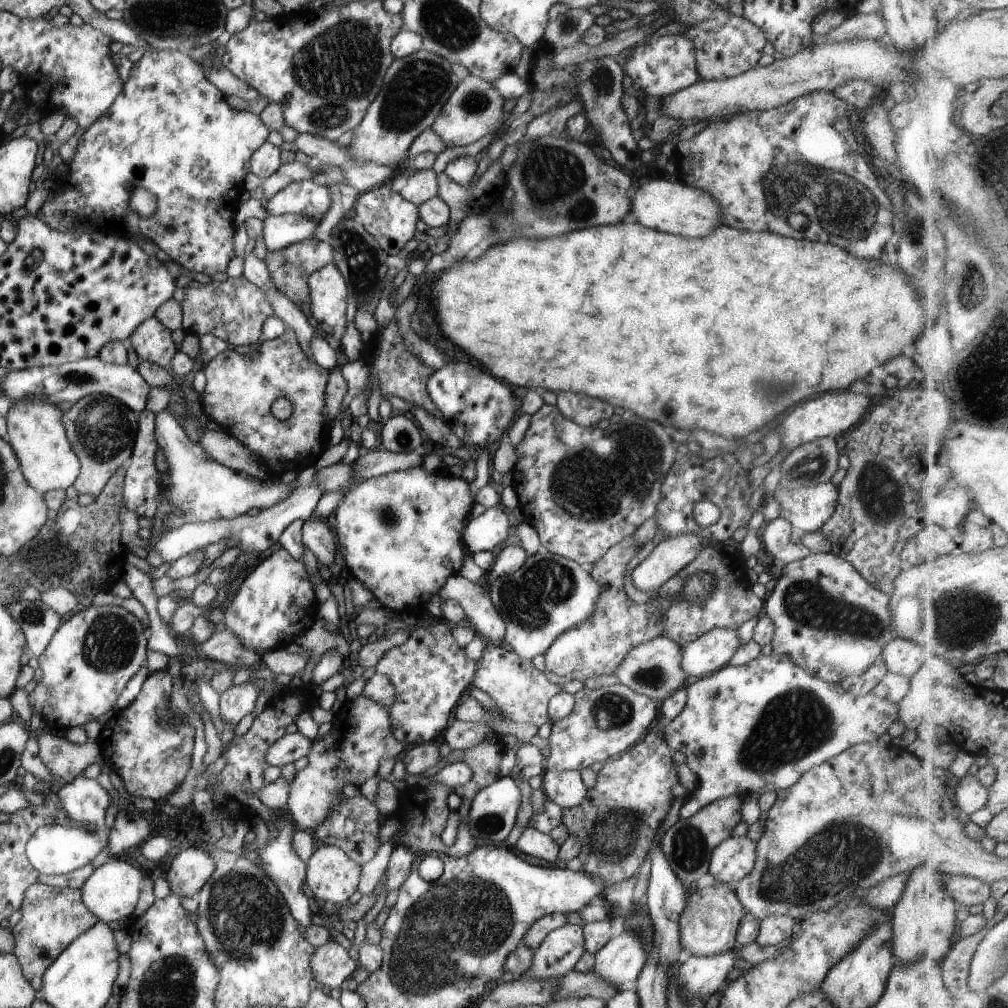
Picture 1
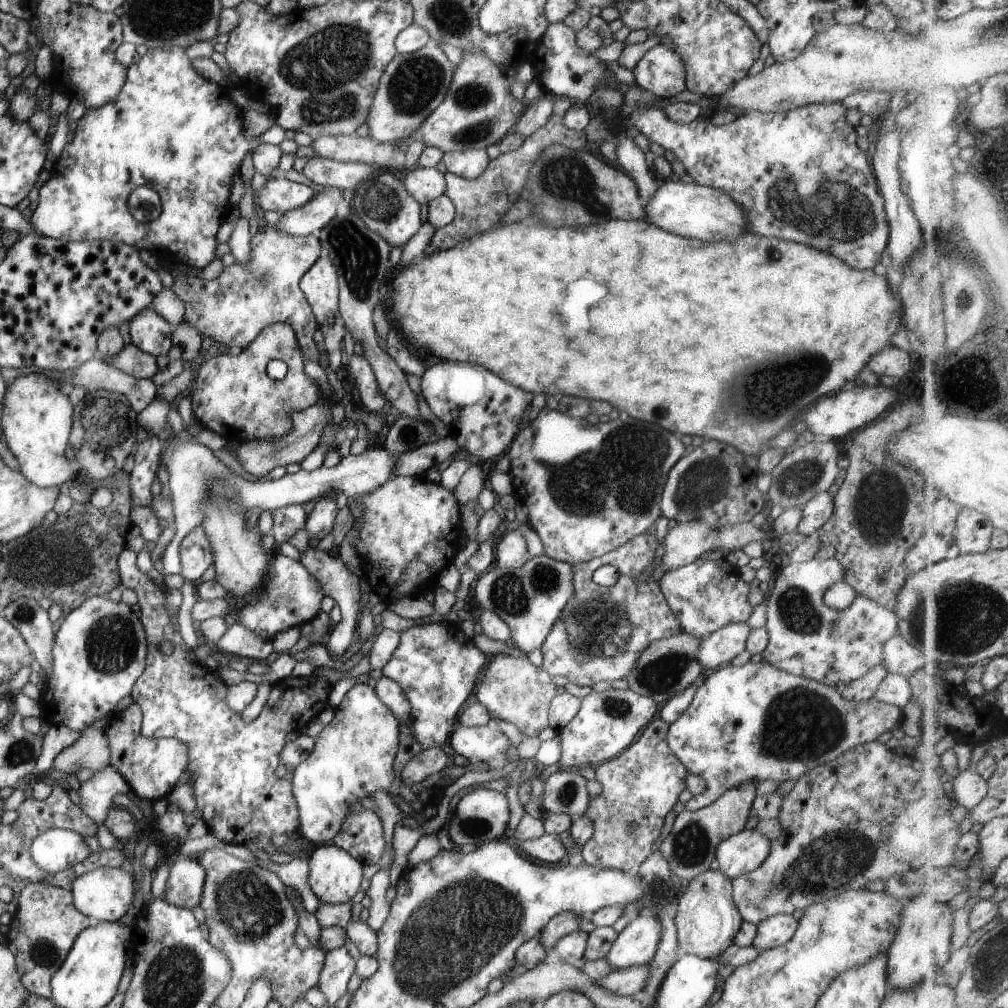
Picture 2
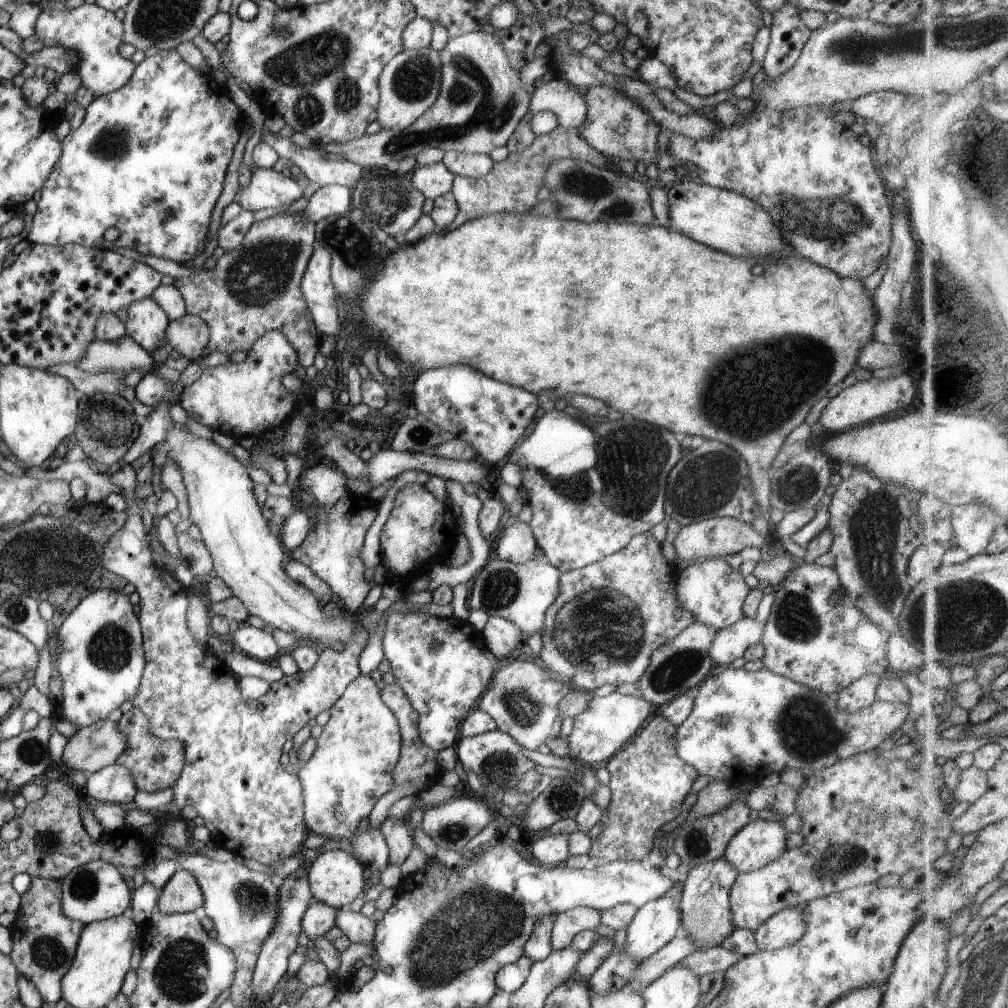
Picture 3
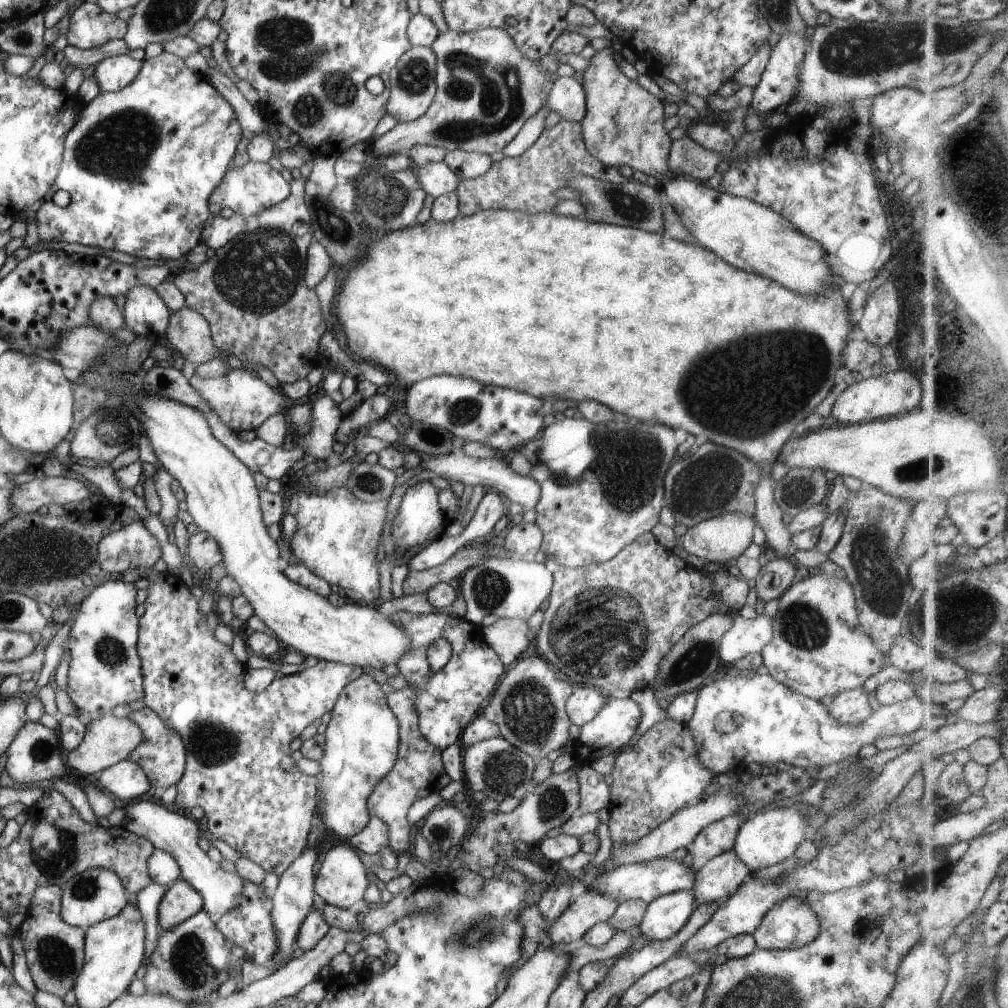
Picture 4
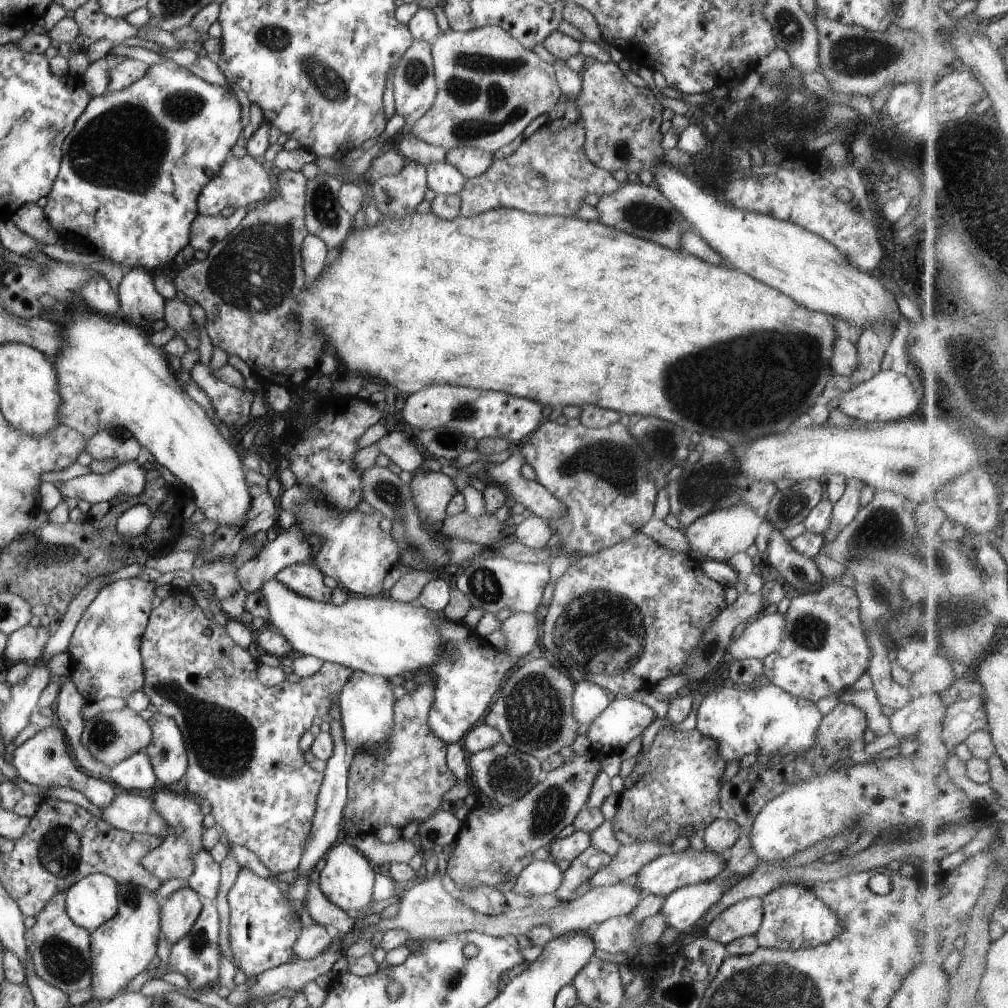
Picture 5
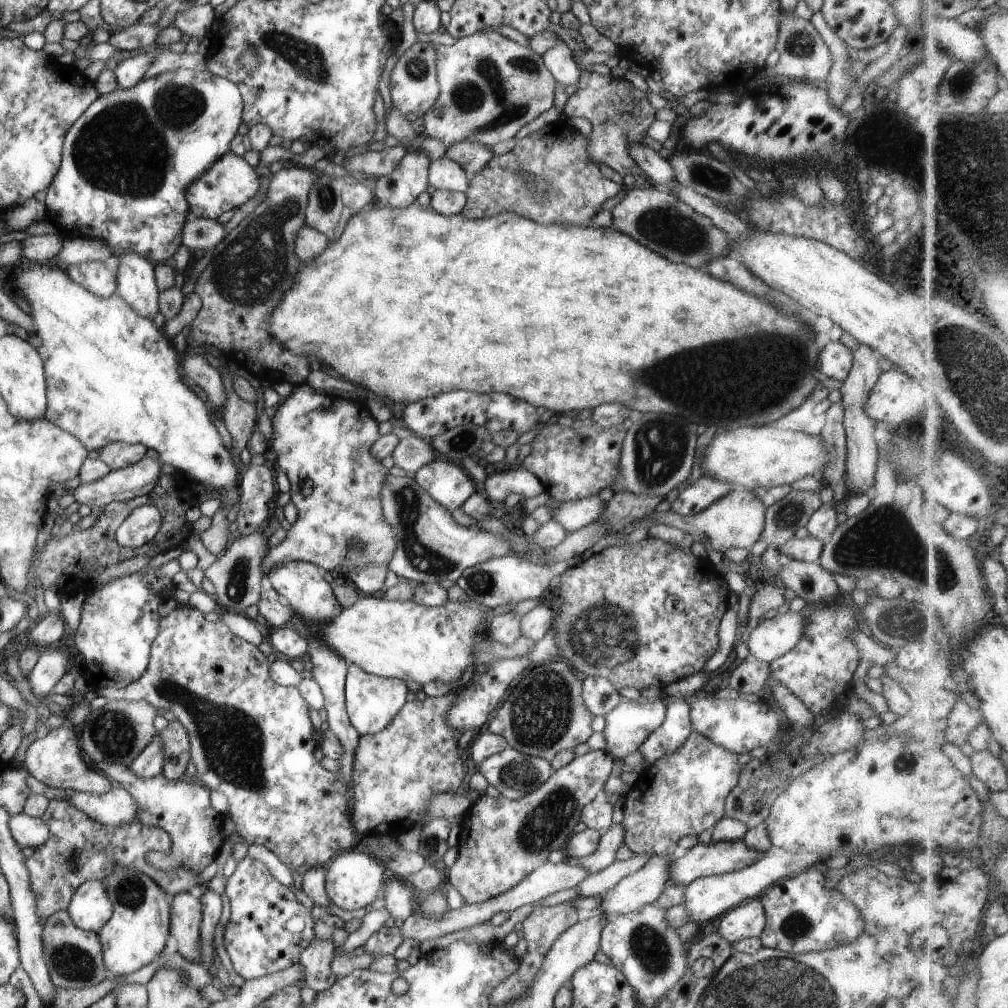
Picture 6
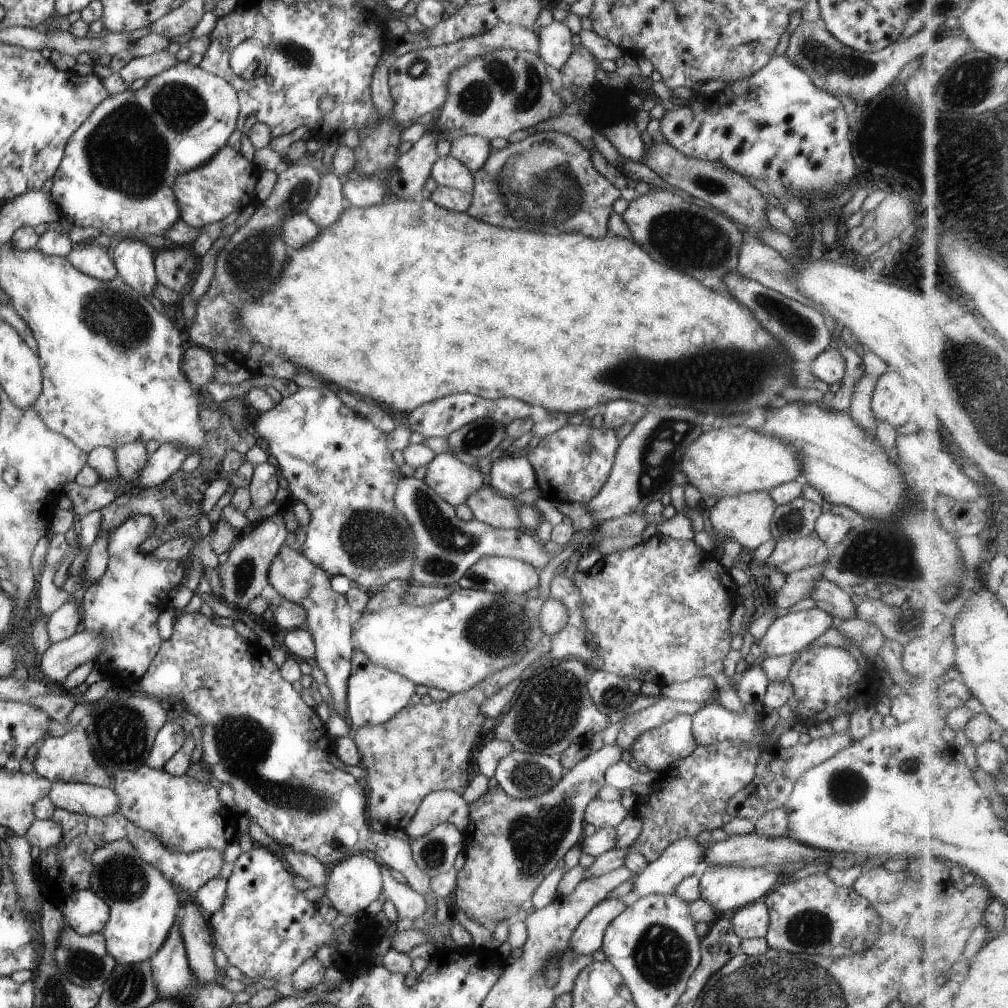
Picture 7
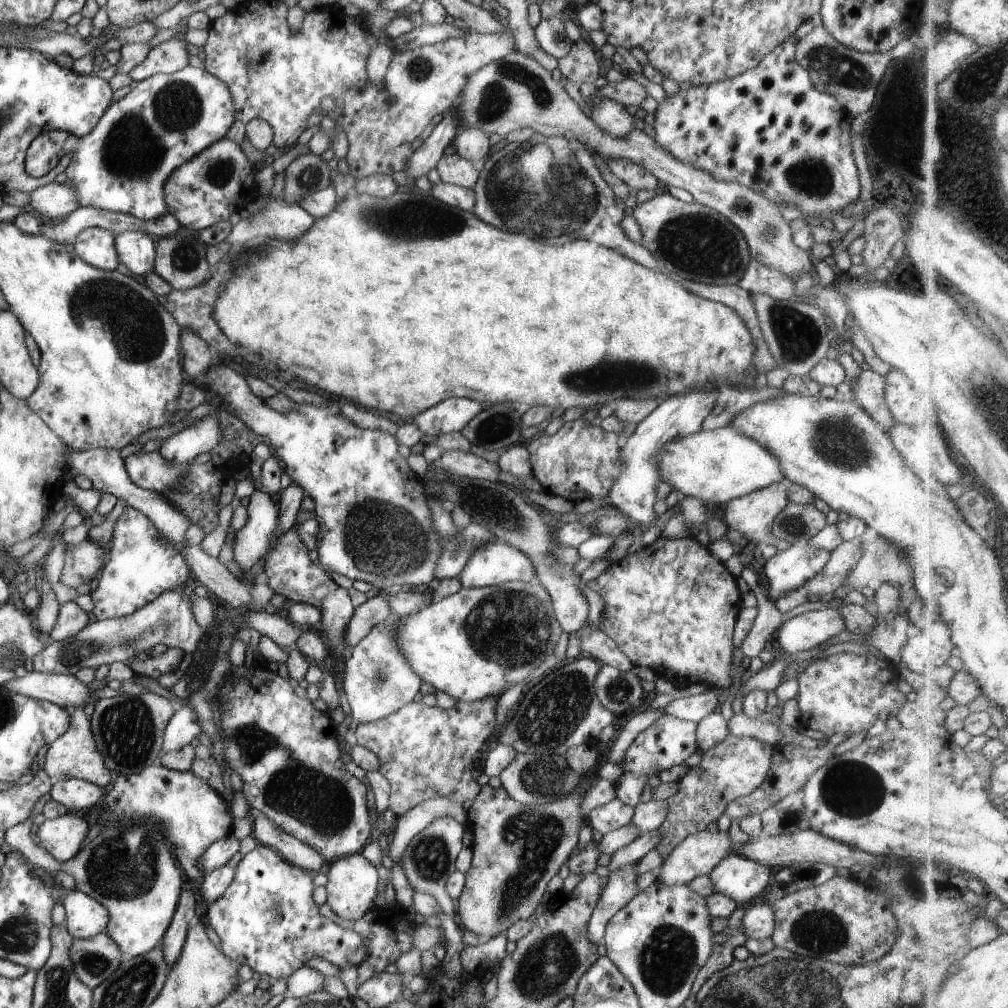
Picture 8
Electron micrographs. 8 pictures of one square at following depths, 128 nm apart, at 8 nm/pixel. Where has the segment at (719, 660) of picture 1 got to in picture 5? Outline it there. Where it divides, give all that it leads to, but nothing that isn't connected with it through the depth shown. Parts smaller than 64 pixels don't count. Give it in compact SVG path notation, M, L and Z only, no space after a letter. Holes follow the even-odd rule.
M772 609L763 617L747 625L743 634L729 643L727 658L731 661L738 659L762 661L763 658L776 652L783 643L784 615Z

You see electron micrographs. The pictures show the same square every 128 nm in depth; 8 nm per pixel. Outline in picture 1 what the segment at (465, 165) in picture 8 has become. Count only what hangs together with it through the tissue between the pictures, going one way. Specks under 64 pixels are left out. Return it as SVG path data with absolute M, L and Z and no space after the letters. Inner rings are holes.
M419 169L408 177L405 186L399 192L406 200L419 207L439 191L437 174L434 169Z

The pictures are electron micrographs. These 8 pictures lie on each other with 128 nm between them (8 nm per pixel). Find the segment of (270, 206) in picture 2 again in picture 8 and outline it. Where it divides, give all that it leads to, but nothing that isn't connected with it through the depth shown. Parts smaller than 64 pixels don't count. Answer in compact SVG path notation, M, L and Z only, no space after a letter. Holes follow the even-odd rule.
M225 137L170 174L164 184L164 200L169 213L182 224L183 231L197 234L215 223L229 220L234 213L246 208L246 204L259 198L255 174L256 168L250 164L241 146Z

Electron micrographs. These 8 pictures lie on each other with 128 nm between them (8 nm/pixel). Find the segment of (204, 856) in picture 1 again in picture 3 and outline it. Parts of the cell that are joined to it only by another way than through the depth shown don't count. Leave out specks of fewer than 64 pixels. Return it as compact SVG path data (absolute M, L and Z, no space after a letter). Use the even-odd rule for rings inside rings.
M180 868L164 885L156 910L165 915L187 913L196 910L204 903L204 895L196 877Z

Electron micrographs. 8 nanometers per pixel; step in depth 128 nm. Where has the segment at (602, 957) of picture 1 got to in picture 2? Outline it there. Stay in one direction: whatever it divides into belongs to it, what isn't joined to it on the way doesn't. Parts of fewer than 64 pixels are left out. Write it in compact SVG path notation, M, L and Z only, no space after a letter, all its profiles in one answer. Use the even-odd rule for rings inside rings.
M652 911L653 913L648 916L639 914L635 920L625 926L622 932L617 934L612 948L604 958L613 966L613 970L648 963L655 955L661 939L661 922L656 912Z

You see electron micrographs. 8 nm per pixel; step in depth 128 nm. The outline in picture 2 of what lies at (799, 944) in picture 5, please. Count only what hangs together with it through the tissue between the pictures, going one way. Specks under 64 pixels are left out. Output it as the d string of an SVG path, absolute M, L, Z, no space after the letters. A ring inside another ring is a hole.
M775 914L757 924L753 946L761 951L787 943L799 927L798 915Z

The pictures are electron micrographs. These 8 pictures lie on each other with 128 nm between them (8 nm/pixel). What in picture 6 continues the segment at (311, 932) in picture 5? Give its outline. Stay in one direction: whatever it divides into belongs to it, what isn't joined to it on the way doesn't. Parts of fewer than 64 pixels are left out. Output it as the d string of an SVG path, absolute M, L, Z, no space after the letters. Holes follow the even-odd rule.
M315 936L301 952L299 964L303 968L302 981L316 993L330 988L337 981L337 976L330 968L334 955L334 943L317 940Z

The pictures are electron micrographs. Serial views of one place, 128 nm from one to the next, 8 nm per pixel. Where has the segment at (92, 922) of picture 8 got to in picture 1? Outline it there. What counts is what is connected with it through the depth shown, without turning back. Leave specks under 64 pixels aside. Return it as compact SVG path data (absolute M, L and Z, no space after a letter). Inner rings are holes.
M112 856L109 862L94 869L94 872L84 881L80 888L82 902L100 921L110 923L112 920L131 919L145 877L146 869L128 864L124 857Z

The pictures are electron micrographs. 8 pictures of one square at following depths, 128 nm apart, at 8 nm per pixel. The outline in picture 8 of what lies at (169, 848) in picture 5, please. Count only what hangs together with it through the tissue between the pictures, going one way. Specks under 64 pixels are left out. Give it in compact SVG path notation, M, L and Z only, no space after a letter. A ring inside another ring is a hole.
M148 766L137 774L117 774L103 800L103 806L114 812L121 821L130 818L150 819L160 824L164 840L170 846L178 866L188 872L199 885L200 877L196 869L196 860L208 850L210 844L232 834L234 817L231 814L231 802L221 797L202 778L191 770L174 771L161 766Z

